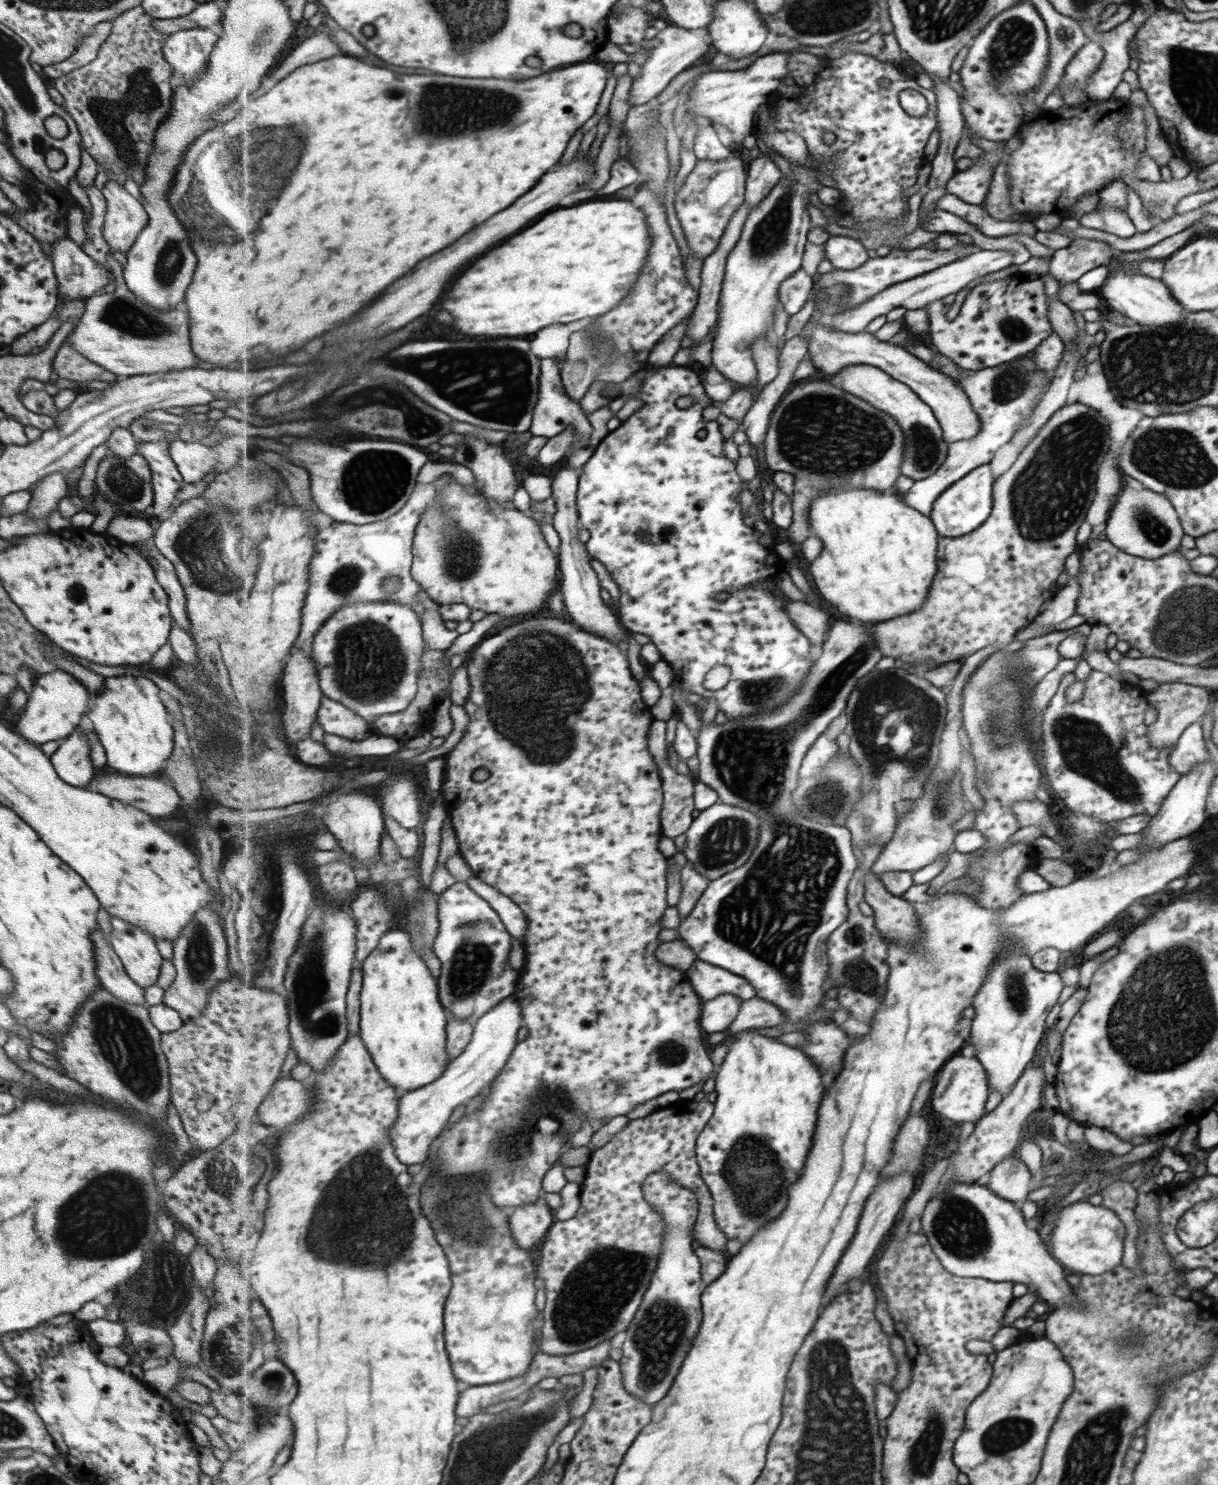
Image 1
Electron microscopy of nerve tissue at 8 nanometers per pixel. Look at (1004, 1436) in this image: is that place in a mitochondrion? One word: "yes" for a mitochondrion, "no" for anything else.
yes

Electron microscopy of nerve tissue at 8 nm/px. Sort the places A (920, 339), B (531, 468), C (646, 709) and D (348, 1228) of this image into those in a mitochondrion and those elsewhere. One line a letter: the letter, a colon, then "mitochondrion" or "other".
A: other
B: other
C: other
D: mitochondrion

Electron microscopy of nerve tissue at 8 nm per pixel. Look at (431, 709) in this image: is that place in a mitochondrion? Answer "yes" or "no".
no

